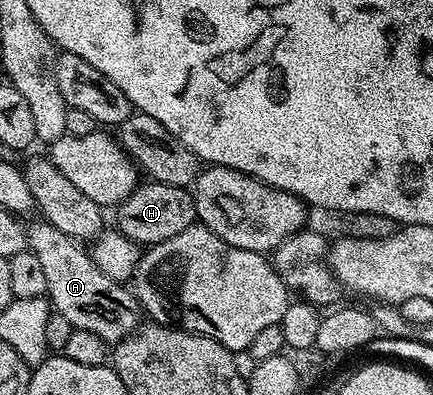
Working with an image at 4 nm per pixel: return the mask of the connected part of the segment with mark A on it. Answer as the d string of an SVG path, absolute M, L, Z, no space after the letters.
M36 220L27 226L27 245L45 271L46 297L54 313L65 316L72 328L93 332L101 340L114 344L140 325L141 307L134 293L124 283L105 276L76 239L65 236L53 224Z

